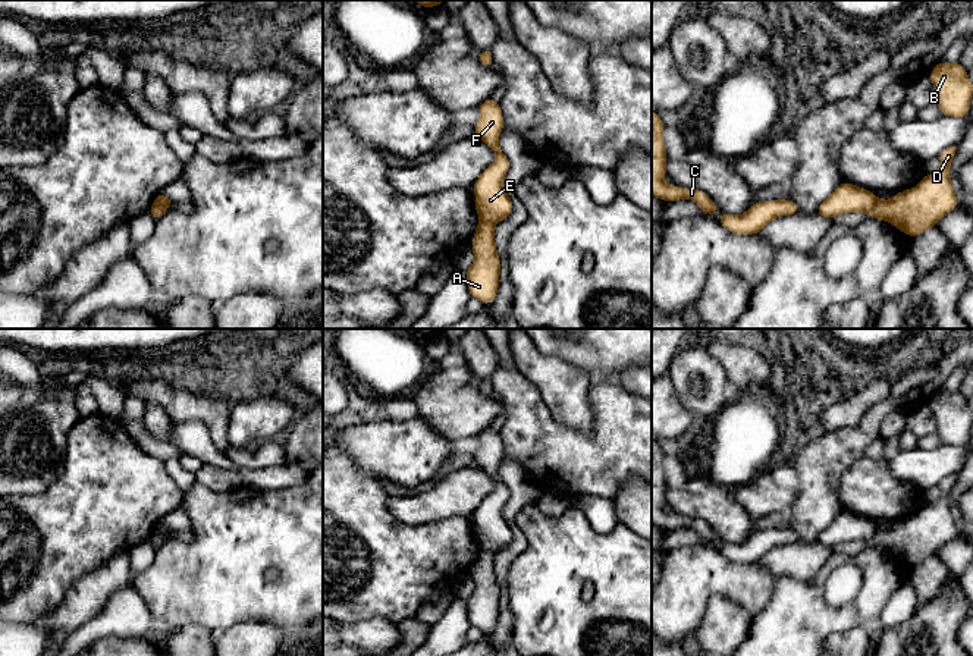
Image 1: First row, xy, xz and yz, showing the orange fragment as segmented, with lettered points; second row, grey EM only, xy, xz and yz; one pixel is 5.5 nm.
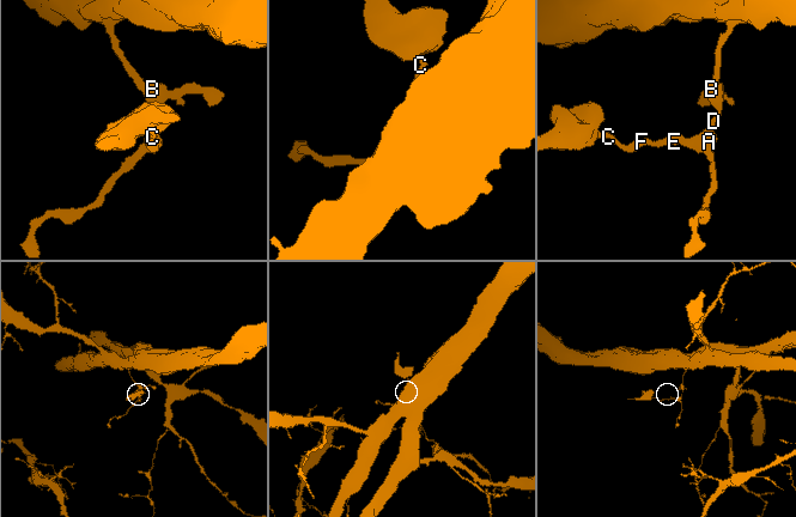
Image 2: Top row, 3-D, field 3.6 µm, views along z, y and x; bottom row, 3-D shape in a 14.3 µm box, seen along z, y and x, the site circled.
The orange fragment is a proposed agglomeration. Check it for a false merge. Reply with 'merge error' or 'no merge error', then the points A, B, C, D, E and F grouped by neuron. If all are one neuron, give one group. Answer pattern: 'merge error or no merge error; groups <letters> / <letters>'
merge error; groups A B D / C E F

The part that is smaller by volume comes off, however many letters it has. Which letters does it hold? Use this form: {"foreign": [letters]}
{"foreign": ["C", "E", "F"]}

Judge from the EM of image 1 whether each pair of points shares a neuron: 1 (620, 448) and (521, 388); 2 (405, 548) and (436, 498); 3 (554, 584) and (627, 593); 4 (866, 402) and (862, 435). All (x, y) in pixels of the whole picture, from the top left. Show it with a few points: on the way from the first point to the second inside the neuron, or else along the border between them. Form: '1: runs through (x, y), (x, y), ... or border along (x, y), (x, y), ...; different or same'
1: runs through (592, 448), (568, 448), (536, 416); same
2: border along (388, 511), (408, 524), (436, 523), (454, 517); different
3: runs through (571, 567), (592, 567), (609, 584); same
4: border along (890, 389), (854, 426), (834, 429); different

